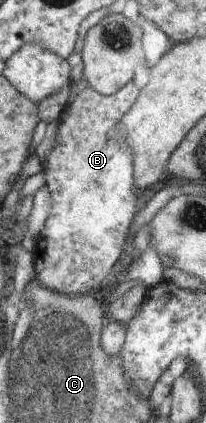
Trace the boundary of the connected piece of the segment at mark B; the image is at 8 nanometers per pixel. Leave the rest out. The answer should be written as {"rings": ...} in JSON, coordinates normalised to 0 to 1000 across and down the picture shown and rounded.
{"rings":[[[641,189],[544,225],[495,225],[422,206],[291,270],[267,343],[233,362],[209,397],[218,430],[252,463],[252,489],[214,541],[175,558],[155,596],[170,657],[238,686],[330,697],[451,693],[524,667],[539,634],[597,600],[602,567],[670,501],[670,454],[650,440],[646,357],[573,300],[587,281],[655,246],[675,220],[680,210]]]}

